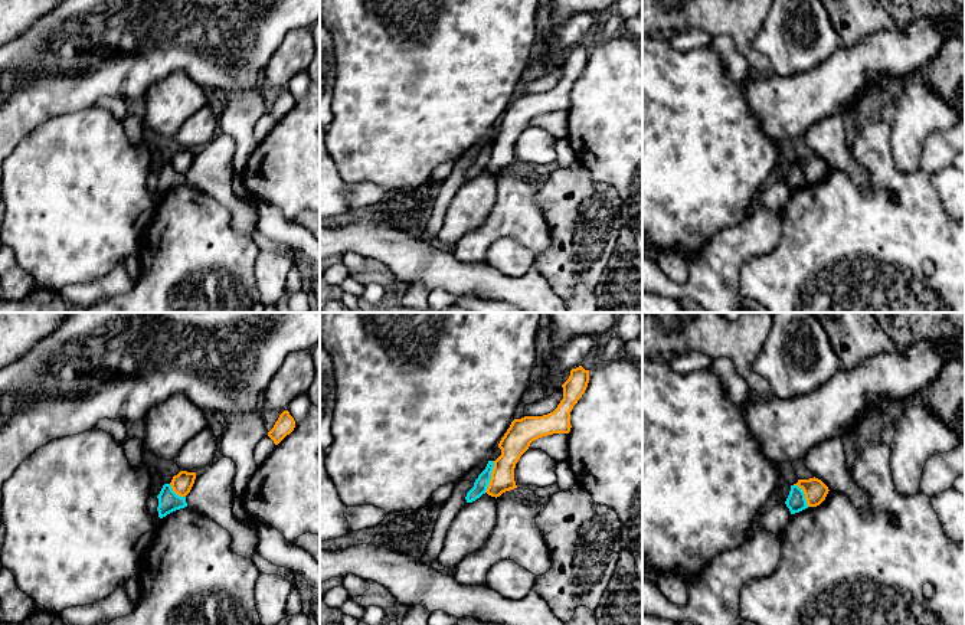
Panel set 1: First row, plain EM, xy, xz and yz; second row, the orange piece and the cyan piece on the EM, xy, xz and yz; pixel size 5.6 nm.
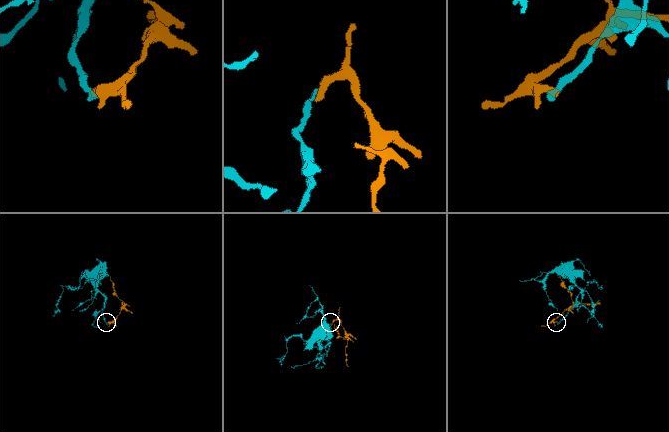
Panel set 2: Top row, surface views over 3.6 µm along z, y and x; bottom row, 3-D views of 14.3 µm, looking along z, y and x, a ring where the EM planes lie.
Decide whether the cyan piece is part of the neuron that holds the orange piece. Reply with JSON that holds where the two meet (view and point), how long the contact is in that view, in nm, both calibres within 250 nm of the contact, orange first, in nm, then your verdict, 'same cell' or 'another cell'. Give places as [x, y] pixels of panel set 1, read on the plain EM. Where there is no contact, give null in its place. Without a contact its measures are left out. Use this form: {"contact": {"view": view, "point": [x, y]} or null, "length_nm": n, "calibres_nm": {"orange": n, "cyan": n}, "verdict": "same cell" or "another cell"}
{"contact": {"view": "xz", "point": [491, 154]}, "length_nm": 190, "calibres_nm": {"orange": 160, "cyan": 80}, "verdict": "another cell"}

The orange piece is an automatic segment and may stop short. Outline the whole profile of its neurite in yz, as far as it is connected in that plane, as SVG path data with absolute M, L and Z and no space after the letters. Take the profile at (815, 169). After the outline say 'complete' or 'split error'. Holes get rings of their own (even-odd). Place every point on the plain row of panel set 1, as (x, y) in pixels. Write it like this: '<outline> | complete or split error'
M815 154L809 157L798 157L794 163L798 163L804 168L808 184L820 183L830 168L828 164Z | complete

